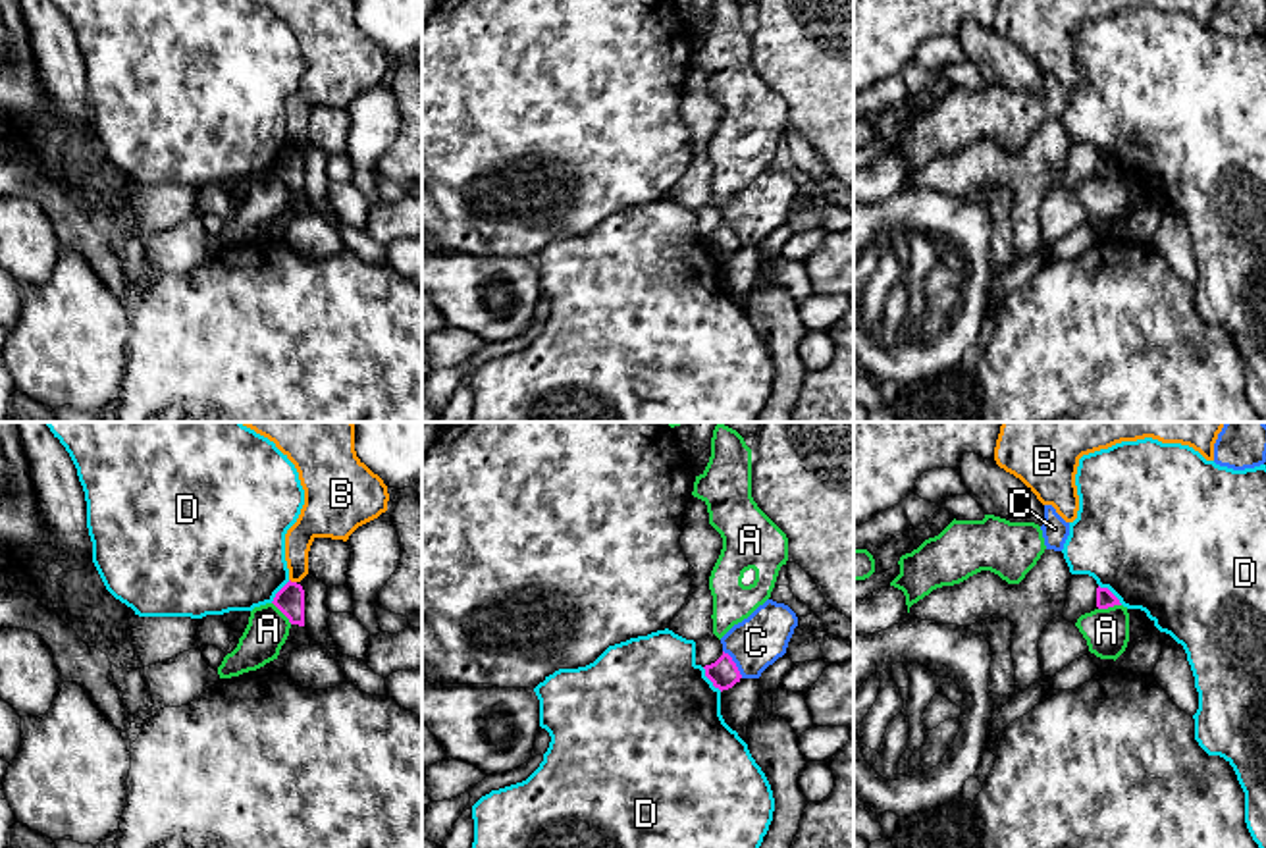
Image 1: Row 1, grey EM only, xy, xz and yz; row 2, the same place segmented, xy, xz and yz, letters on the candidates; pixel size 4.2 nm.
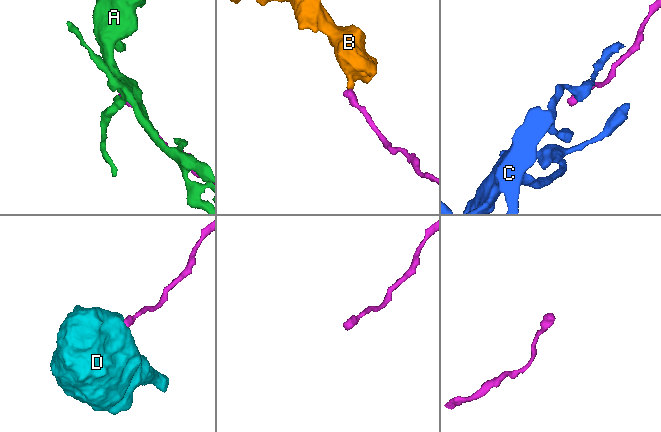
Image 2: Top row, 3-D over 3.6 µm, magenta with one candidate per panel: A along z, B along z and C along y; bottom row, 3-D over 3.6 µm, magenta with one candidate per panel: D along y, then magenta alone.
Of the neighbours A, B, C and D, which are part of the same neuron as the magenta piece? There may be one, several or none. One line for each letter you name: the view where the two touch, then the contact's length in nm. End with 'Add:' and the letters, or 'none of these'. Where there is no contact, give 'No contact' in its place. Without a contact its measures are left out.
Add: none of these

